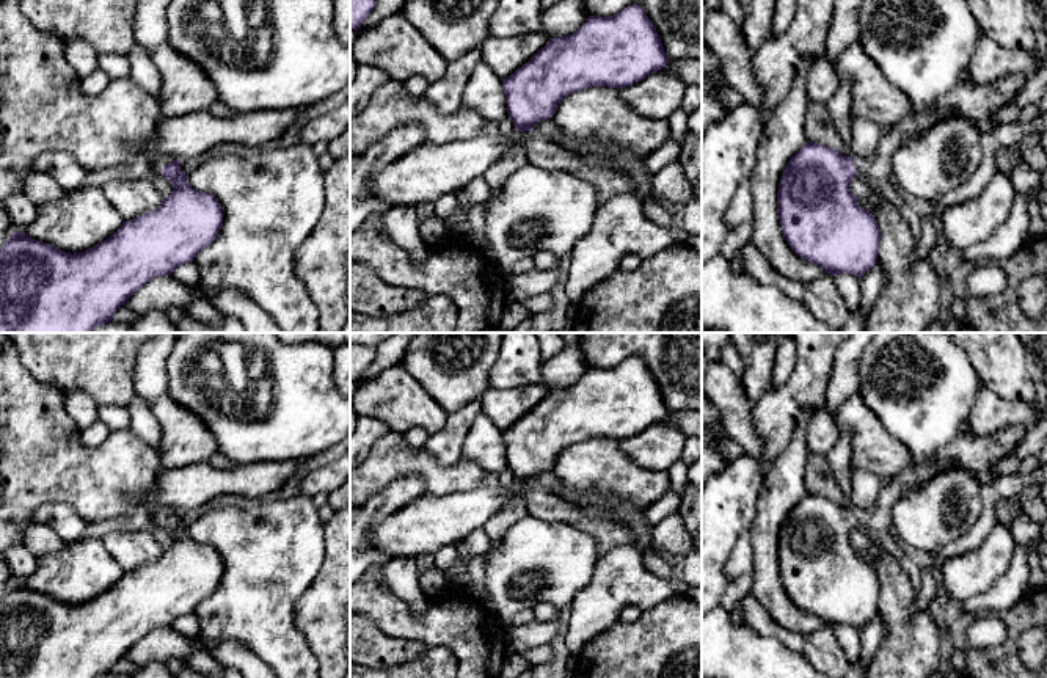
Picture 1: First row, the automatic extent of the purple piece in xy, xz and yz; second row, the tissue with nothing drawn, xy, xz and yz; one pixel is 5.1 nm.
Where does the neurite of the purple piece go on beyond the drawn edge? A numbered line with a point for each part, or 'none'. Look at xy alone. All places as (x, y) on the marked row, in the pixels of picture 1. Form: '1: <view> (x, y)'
1: xy (159, 164)

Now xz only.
1: xz (515, 157)

